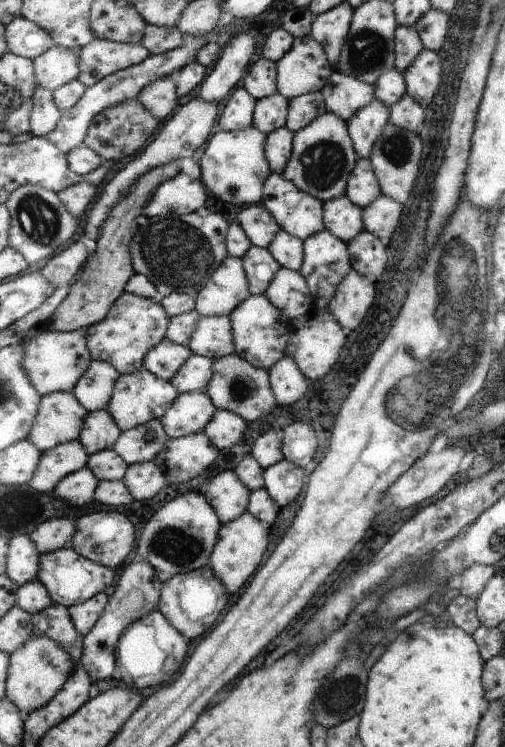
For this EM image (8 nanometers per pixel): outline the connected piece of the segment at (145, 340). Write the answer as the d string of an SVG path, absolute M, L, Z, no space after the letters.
M126 292L113 306L105 321L86 331L93 360L111 362L123 375L137 373L145 368L148 353L167 339L171 321L172 318L162 303Z

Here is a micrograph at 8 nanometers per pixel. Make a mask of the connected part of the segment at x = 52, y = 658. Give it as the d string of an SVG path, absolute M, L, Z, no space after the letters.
M36 635L11 655L11 667L7 682L7 696L12 699L26 716L49 705L65 688L73 676L78 663L66 646L46 635Z

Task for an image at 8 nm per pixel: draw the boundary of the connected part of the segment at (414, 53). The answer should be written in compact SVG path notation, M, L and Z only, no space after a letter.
M397 25L395 30L395 69L404 74L420 56L424 43L414 27Z

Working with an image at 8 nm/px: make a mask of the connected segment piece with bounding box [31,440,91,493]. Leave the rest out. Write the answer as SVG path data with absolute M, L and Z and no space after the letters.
M81 440L64 443L44 452L41 466L31 485L40 492L56 492L66 477L89 466L90 457Z

